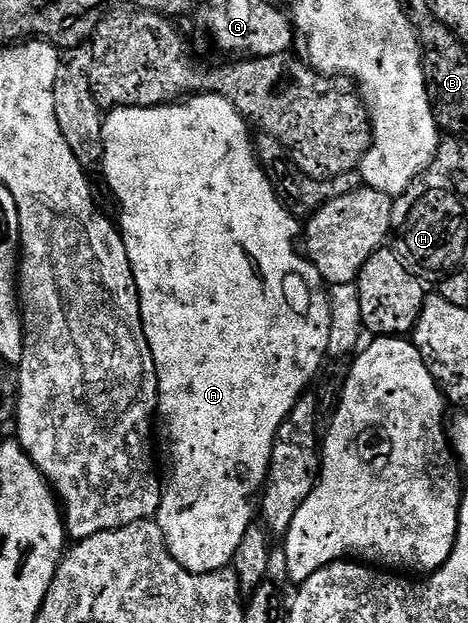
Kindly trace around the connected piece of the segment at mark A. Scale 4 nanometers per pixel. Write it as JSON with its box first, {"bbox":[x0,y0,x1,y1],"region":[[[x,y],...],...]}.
{"bbox":[102,93,331,575],"region":[[[199,93],[194,97],[188,98],[186,101],[180,102],[178,105],[164,105],[162,107],[117,107],[108,110],[103,121],[102,167],[103,175],[107,178],[107,183],[111,186],[111,191],[115,194],[116,201],[119,202],[120,211],[119,219],[117,218],[117,226],[123,236],[123,244],[127,250],[129,265],[133,269],[133,277],[135,278],[137,293],[139,294],[139,304],[141,305],[143,332],[149,341],[149,349],[153,353],[153,361],[157,369],[157,381],[159,382],[157,419],[158,422],[163,422],[163,439],[167,442],[167,455],[171,458],[171,476],[165,479],[165,486],[162,488],[159,497],[157,522],[163,534],[165,545],[173,557],[173,561],[177,561],[177,565],[181,565],[189,573],[193,573],[194,575],[208,575],[214,571],[221,571],[232,566],[234,554],[237,552],[237,545],[241,543],[241,539],[245,536],[246,530],[253,524],[253,518],[251,518],[251,498],[254,495],[256,498],[264,486],[267,470],[271,464],[271,450],[275,444],[277,433],[281,429],[283,422],[289,417],[289,413],[297,405],[300,397],[316,382],[317,376],[324,366],[327,346],[329,345],[329,321],[331,320],[331,314],[329,313],[329,291],[322,277],[317,273],[315,266],[300,254],[300,252],[299,255],[295,252],[295,238],[298,235],[300,238],[301,235],[300,220],[296,219],[294,215],[290,215],[281,205],[281,201],[277,197],[277,193],[273,189],[269,177],[263,172],[263,166],[259,164],[258,155],[255,154],[252,128],[249,126],[247,120],[243,118],[243,115],[237,113],[237,109],[225,96],[214,93]]]}

